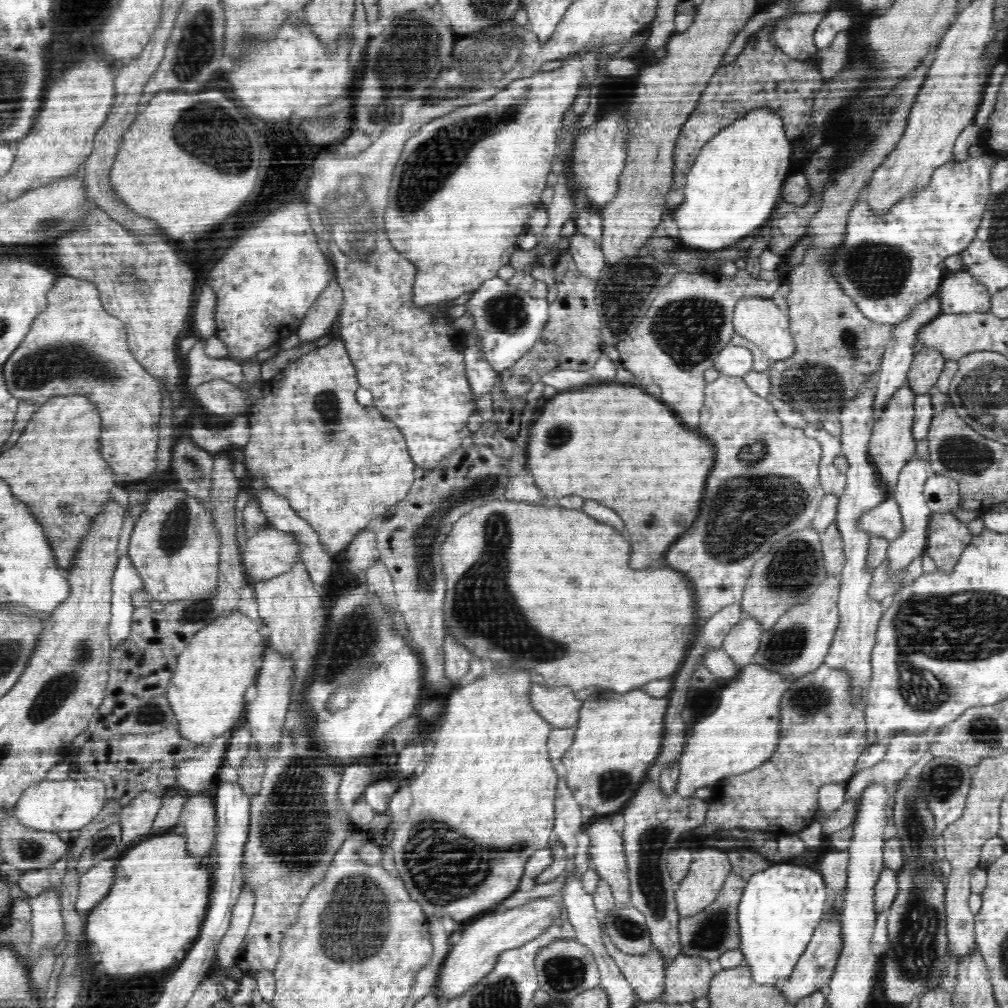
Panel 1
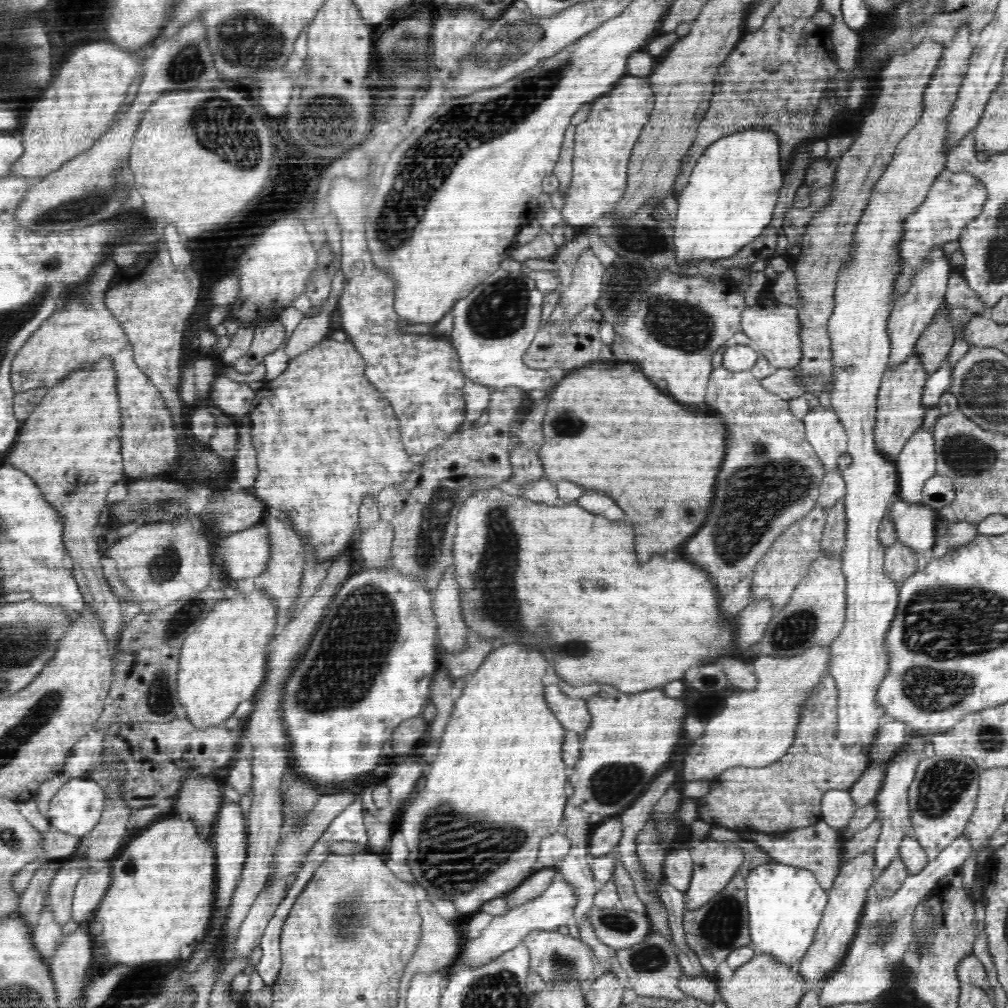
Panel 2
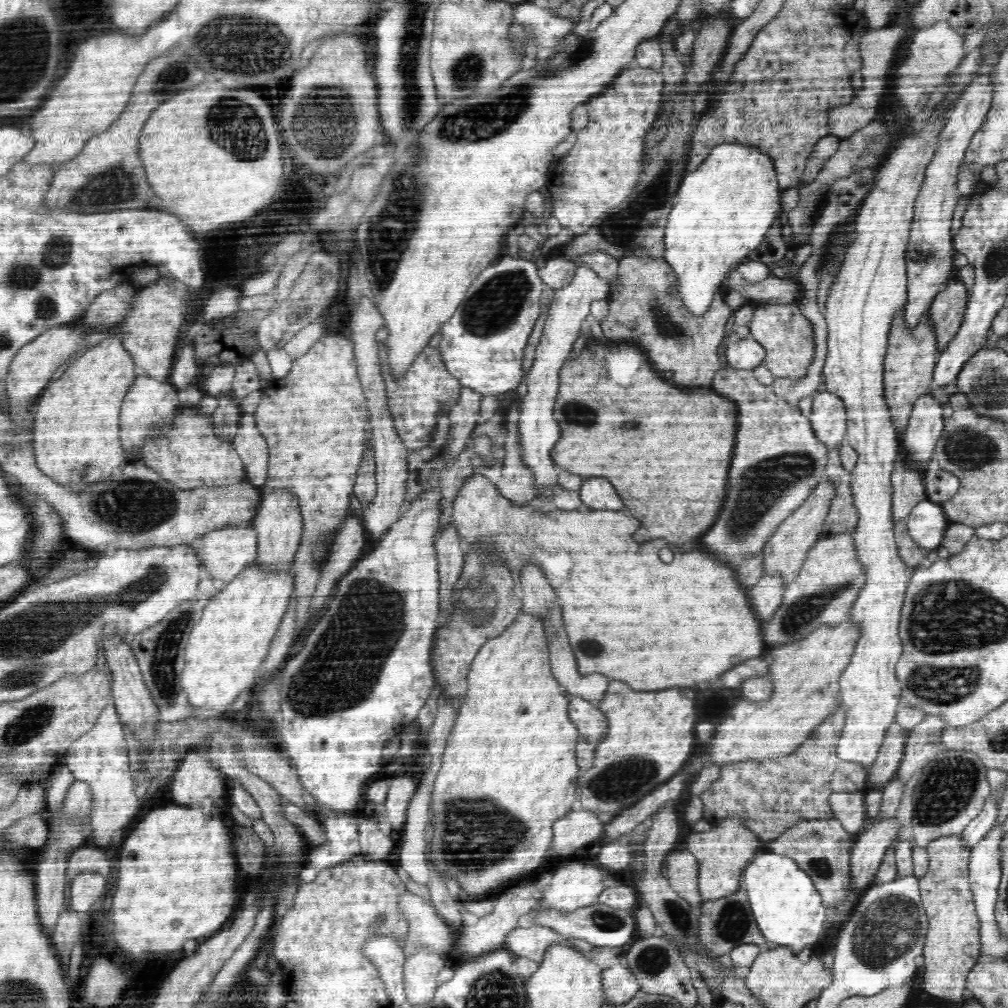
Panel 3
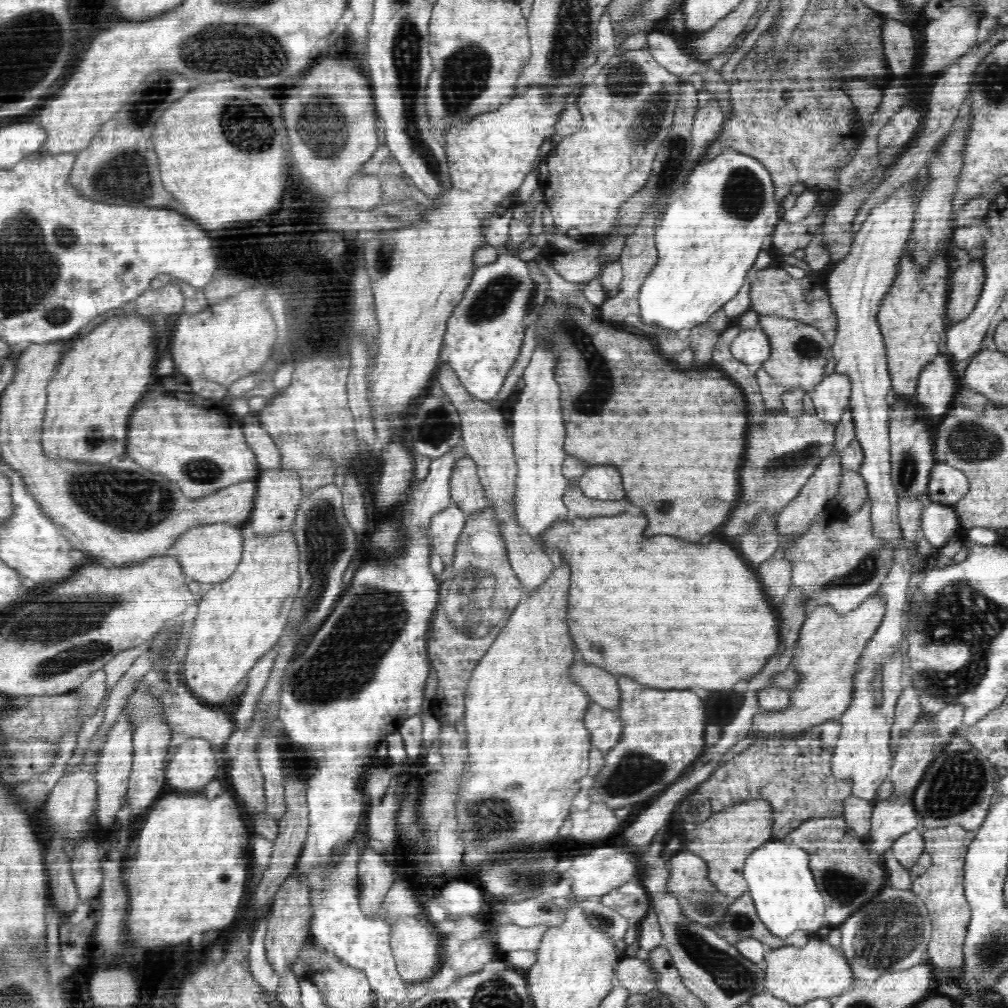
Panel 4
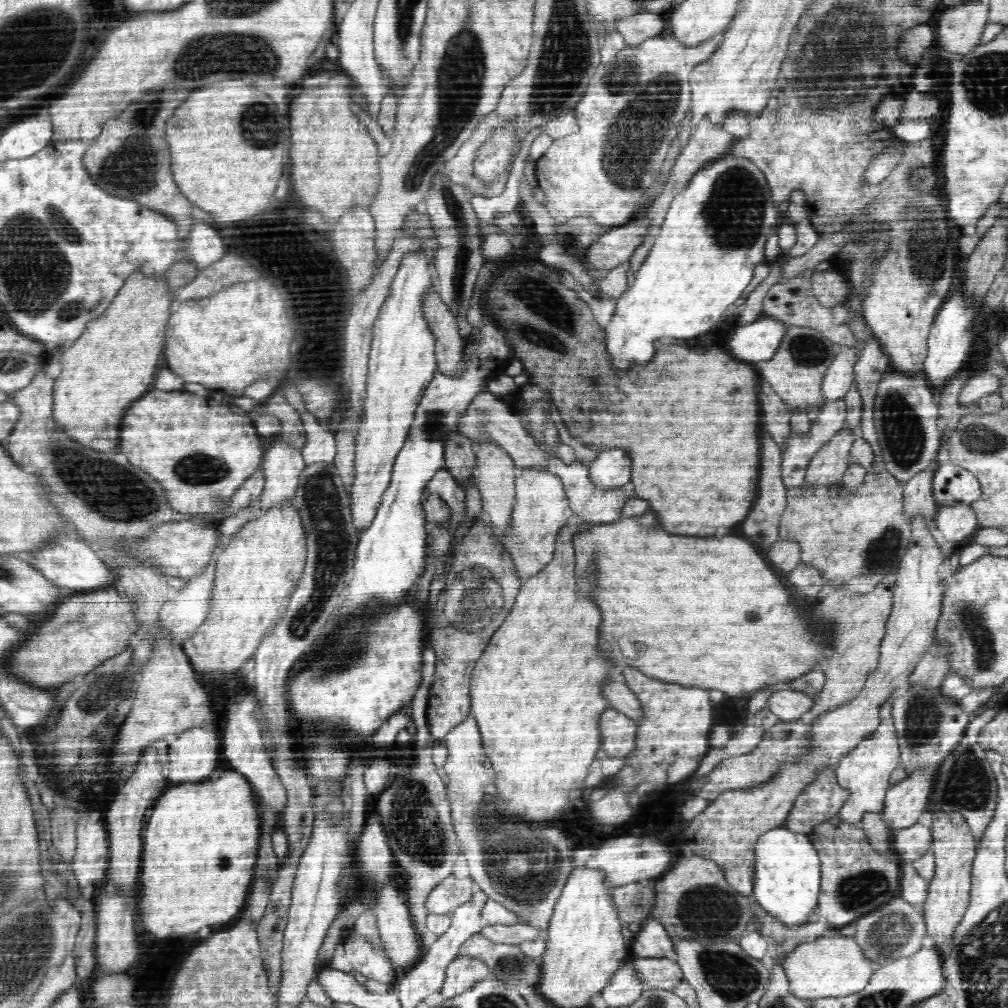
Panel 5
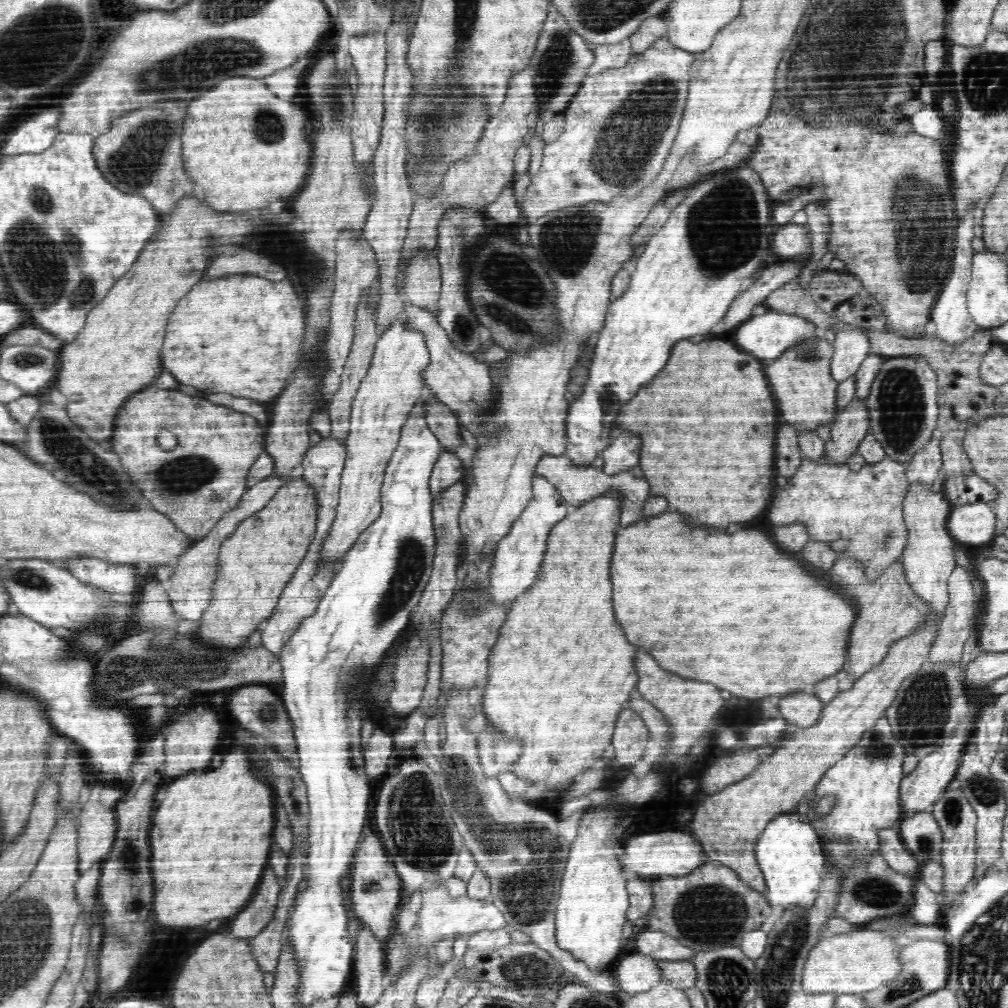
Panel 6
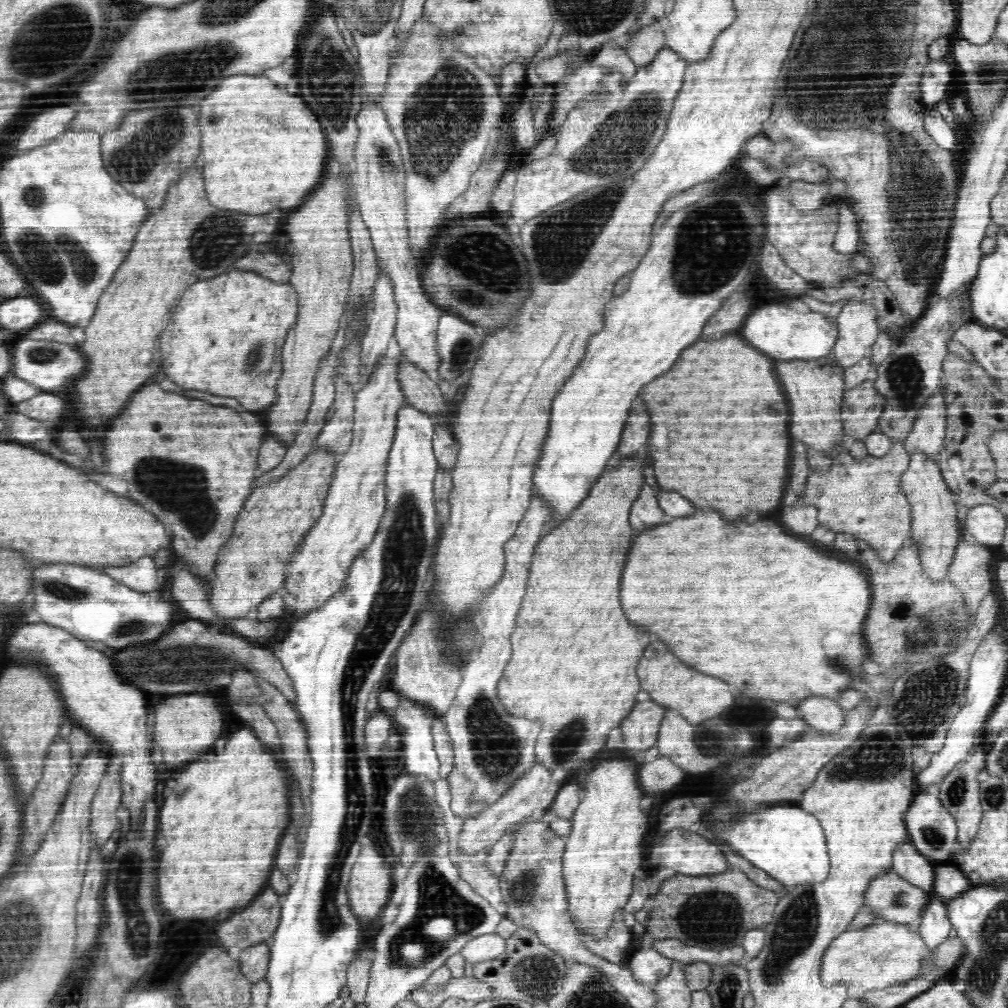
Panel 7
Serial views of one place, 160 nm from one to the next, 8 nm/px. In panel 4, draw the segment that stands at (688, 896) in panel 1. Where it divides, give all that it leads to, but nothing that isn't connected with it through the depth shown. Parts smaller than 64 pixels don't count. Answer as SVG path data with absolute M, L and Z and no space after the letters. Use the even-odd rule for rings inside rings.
M744 799L731 803L721 811L715 811L710 818L696 824L684 838L684 850L692 851L705 859L709 866L712 883L732 899L741 897L749 888L743 875L746 859L764 842L772 839L774 807L766 799Z

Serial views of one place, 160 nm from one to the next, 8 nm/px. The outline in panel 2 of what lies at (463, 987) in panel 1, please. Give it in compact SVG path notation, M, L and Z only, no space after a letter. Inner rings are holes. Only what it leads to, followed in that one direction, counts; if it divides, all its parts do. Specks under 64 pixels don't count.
M566 880L552 881L546 890L536 898L524 904L512 907L506 914L495 916L477 938L468 938L461 947L456 965L479 965L494 959L504 951L512 950L522 944L526 936L533 931L557 931L559 927L569 925L578 904L576 887Z

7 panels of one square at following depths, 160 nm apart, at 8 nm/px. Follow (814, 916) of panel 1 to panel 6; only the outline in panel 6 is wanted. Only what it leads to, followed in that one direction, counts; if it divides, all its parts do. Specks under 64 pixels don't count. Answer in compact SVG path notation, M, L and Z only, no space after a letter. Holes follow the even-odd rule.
M795 811L776 815L767 823L759 838L755 840L755 857L760 870L763 872L765 885L767 886L766 892L763 893L772 908L785 911L790 906L807 908L814 904L825 871L825 854L821 843L816 829L811 823L802 820Z

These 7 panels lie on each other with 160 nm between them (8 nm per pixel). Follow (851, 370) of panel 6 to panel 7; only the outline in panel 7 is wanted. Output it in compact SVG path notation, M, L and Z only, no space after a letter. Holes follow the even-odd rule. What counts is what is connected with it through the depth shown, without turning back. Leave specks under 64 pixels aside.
M848 303L837 316L837 342L832 353L842 368L850 368L870 356L881 332L877 315L872 303Z

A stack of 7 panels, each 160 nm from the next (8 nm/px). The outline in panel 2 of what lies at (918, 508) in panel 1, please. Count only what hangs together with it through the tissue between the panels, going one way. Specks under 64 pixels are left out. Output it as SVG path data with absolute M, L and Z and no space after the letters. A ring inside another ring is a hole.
M922 426L908 441L896 459L900 480L896 497L906 504L923 504L925 481L937 473L932 429L924 430Z

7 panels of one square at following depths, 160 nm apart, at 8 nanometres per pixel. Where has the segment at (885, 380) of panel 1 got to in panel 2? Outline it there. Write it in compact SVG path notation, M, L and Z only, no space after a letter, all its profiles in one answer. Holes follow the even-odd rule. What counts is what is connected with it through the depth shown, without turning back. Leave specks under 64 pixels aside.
M942 246L932 247L921 263L913 268L913 275L909 278L907 290L893 306L893 314L888 320L888 331L890 331L890 354L887 367L902 363L908 355L912 355L918 342L918 338L926 326L934 320L945 302L945 292L948 289L947 282L952 276L952 265L949 256L944 254Z

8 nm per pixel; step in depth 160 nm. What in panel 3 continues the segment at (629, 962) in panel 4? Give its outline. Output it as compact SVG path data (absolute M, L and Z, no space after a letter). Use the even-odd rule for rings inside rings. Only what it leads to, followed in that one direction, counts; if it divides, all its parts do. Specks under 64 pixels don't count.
M615 964L614 966L601 970L601 981L604 983L605 1002L618 1007L628 1002L641 985L634 978L633 971L626 964Z

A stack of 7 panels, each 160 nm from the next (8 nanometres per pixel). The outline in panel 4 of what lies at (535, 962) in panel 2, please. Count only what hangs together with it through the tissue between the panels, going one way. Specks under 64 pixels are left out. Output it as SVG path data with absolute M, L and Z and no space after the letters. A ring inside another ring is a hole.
M508 923L502 924L497 930L495 942L501 952L525 950L535 948L540 939L546 934L549 927L540 924L535 928L521 928Z

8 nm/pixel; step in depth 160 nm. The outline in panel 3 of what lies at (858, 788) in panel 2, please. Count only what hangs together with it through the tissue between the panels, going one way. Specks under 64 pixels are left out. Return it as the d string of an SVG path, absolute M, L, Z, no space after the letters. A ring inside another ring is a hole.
M894 722L886 731L877 760L870 768L870 777L865 784L865 791L882 790L890 780L896 778L897 770L902 760L909 731L898 727Z

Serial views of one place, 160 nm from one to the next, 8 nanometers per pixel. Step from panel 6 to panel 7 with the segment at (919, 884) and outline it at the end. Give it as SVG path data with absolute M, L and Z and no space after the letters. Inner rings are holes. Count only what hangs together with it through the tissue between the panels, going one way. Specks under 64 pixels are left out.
M932 894L929 905L924 909L920 919L920 933L922 940L932 950L948 938L952 924L947 915L947 905L942 898Z

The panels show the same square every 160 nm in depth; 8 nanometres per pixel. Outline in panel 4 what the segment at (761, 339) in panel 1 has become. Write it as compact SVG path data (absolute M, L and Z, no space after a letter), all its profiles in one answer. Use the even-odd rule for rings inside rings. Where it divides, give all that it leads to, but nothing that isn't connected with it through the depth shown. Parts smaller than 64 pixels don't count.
M761 315L759 326L768 333L771 346L770 358L767 358L761 367L782 385L784 390L802 389L803 392L810 392L823 379L824 366L831 357L831 344L824 337L824 333L798 319L778 315Z

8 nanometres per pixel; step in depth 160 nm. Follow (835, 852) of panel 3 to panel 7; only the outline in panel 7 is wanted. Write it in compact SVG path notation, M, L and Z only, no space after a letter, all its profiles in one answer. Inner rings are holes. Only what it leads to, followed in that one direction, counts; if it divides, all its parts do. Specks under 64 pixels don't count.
M892 868L870 881L862 908L873 910L876 922L911 924L922 918L931 897L932 892L911 885Z

